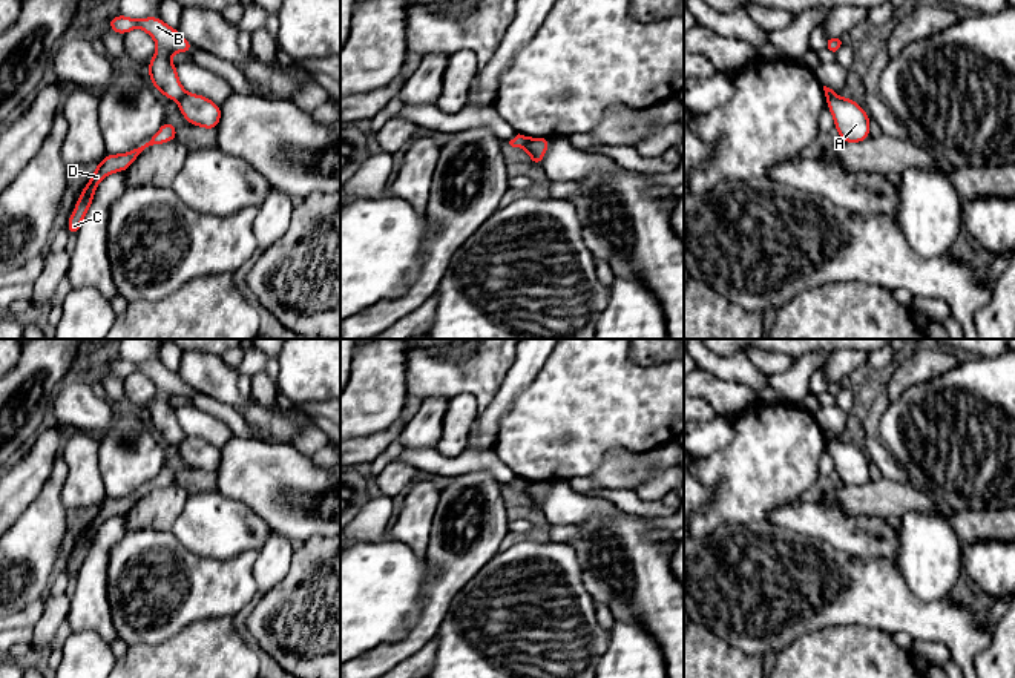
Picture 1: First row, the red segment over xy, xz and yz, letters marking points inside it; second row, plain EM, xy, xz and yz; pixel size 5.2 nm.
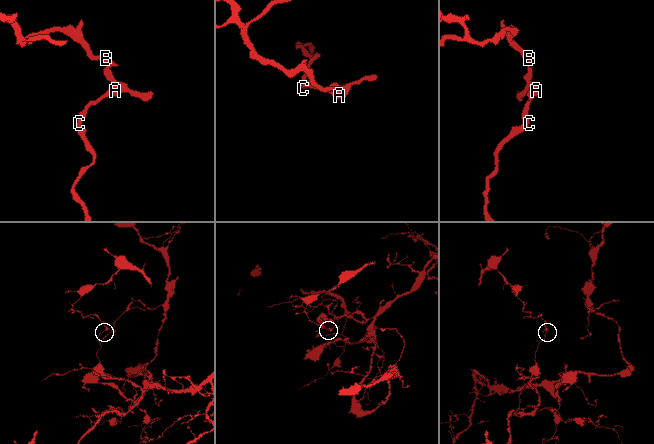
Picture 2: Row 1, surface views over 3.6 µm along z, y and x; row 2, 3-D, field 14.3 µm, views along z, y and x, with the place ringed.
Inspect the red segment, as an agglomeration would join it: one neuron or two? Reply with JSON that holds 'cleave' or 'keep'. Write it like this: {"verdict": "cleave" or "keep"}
{"verdict": "cleave"}

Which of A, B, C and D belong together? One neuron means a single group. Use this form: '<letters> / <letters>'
A C D / B

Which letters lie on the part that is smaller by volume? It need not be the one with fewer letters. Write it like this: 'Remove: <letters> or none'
Remove: B

